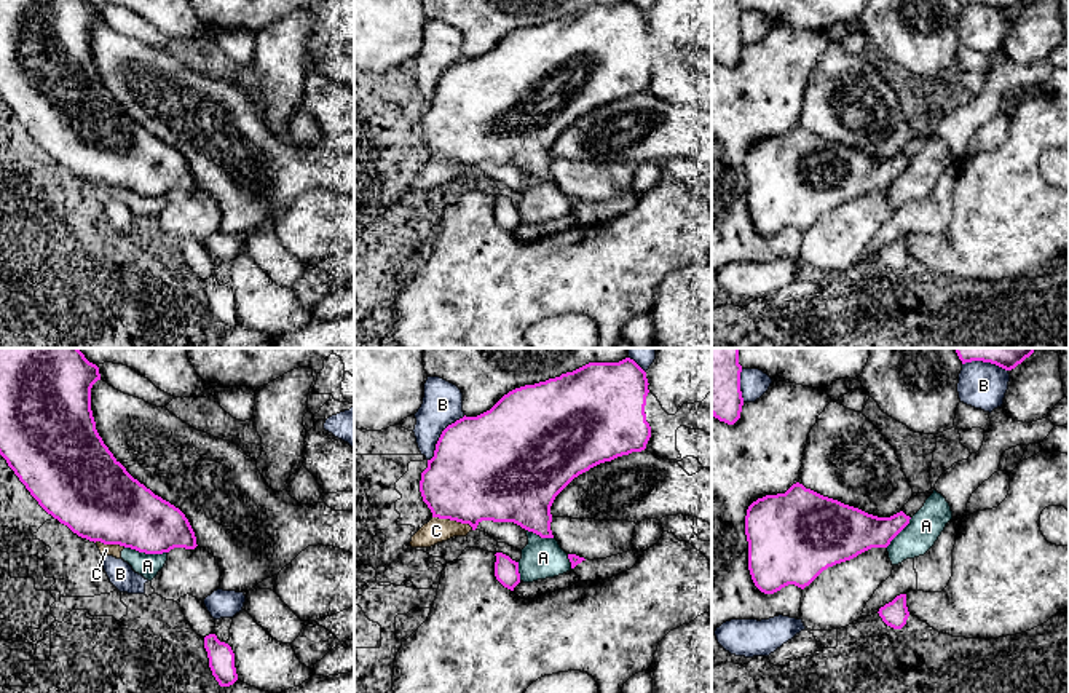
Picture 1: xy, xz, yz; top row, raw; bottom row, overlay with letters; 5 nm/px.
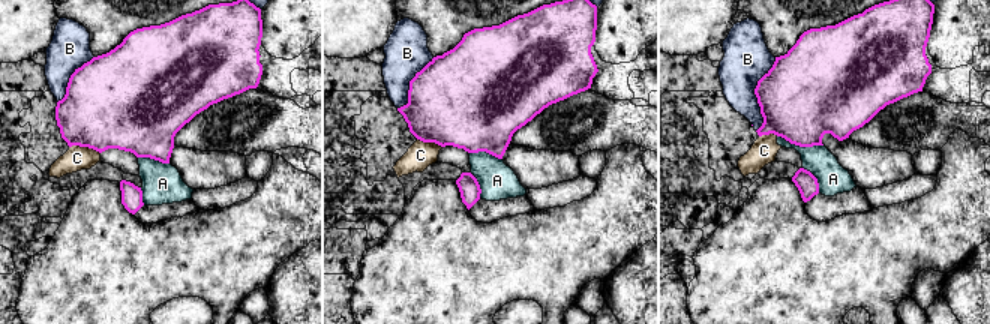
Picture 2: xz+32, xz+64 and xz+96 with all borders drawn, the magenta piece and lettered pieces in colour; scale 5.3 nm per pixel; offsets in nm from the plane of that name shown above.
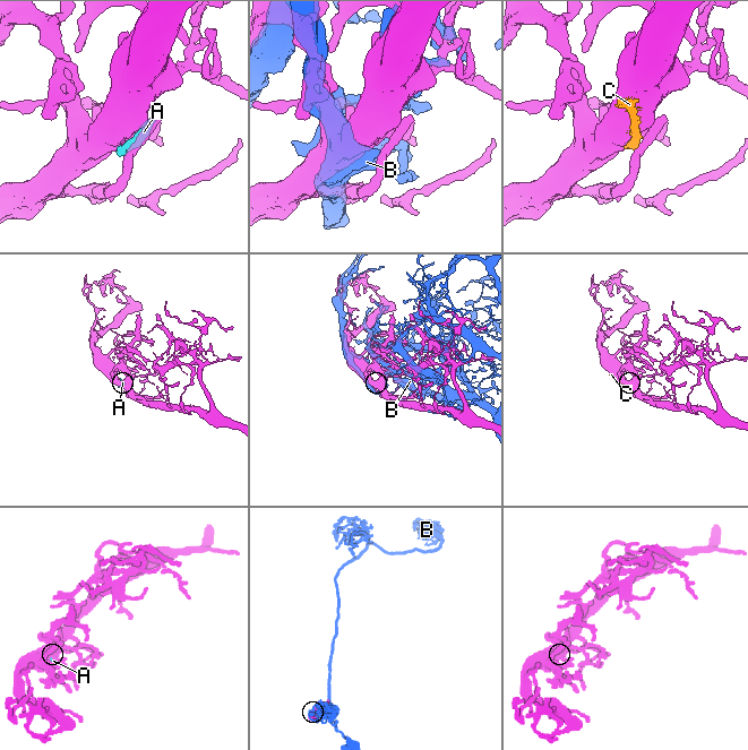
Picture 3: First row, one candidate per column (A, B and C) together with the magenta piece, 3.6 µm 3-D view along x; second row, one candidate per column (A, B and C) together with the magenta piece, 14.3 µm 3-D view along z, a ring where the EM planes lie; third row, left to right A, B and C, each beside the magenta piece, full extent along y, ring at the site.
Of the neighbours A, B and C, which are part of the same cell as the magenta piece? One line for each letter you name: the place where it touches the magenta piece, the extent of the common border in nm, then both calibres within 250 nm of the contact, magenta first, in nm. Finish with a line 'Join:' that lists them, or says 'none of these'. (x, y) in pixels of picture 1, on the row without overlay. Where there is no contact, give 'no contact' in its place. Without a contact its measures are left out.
Join: none of these

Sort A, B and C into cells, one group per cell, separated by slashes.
A C / B

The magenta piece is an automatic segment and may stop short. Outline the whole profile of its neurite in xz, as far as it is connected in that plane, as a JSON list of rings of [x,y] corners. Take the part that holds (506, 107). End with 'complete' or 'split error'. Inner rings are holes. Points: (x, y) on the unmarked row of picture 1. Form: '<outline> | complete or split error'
[[[625,0],[619,5],[589,5],[560,19],[509,34],[490,53],[477,59],[464,57],[442,73],[434,99],[421,115],[423,144],[432,160],[469,166],[472,172],[482,163],[514,164],[541,180],[554,180],[550,148],[574,120],[600,105],[646,91],[651,80],[645,56],[648,27],[646,14]]] | complete

